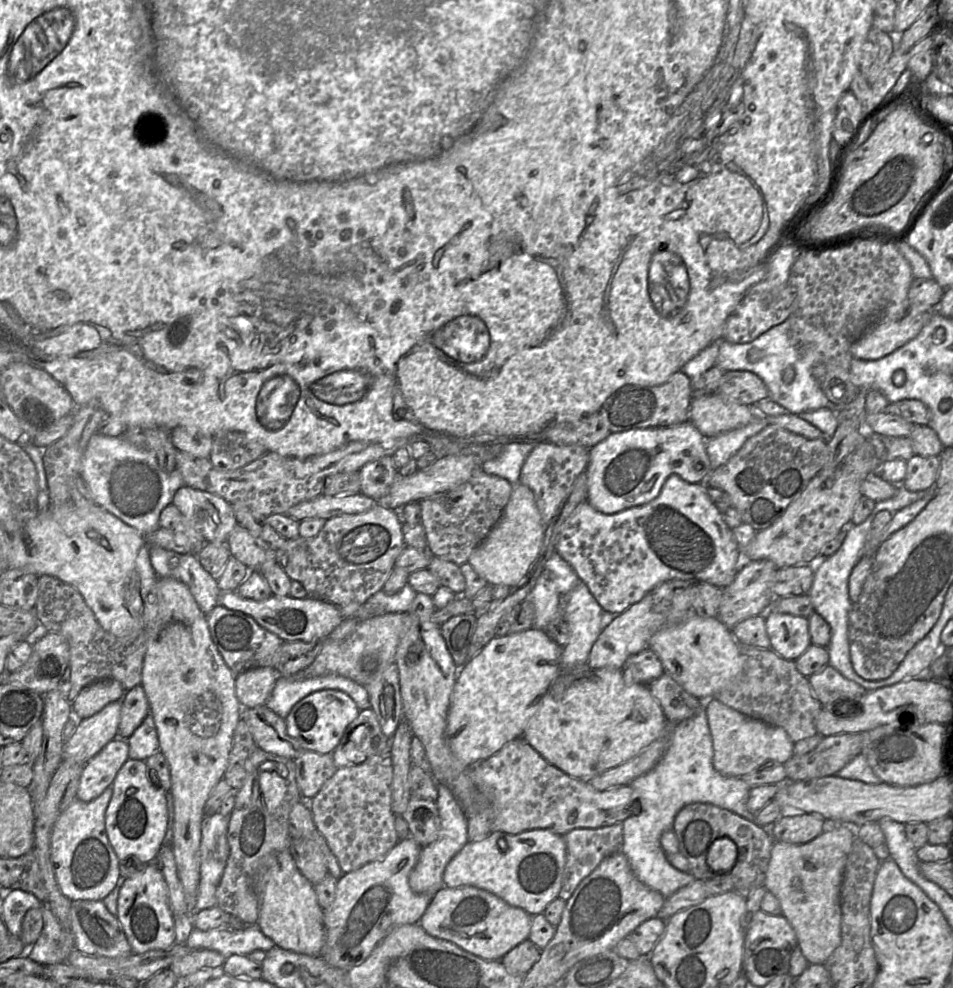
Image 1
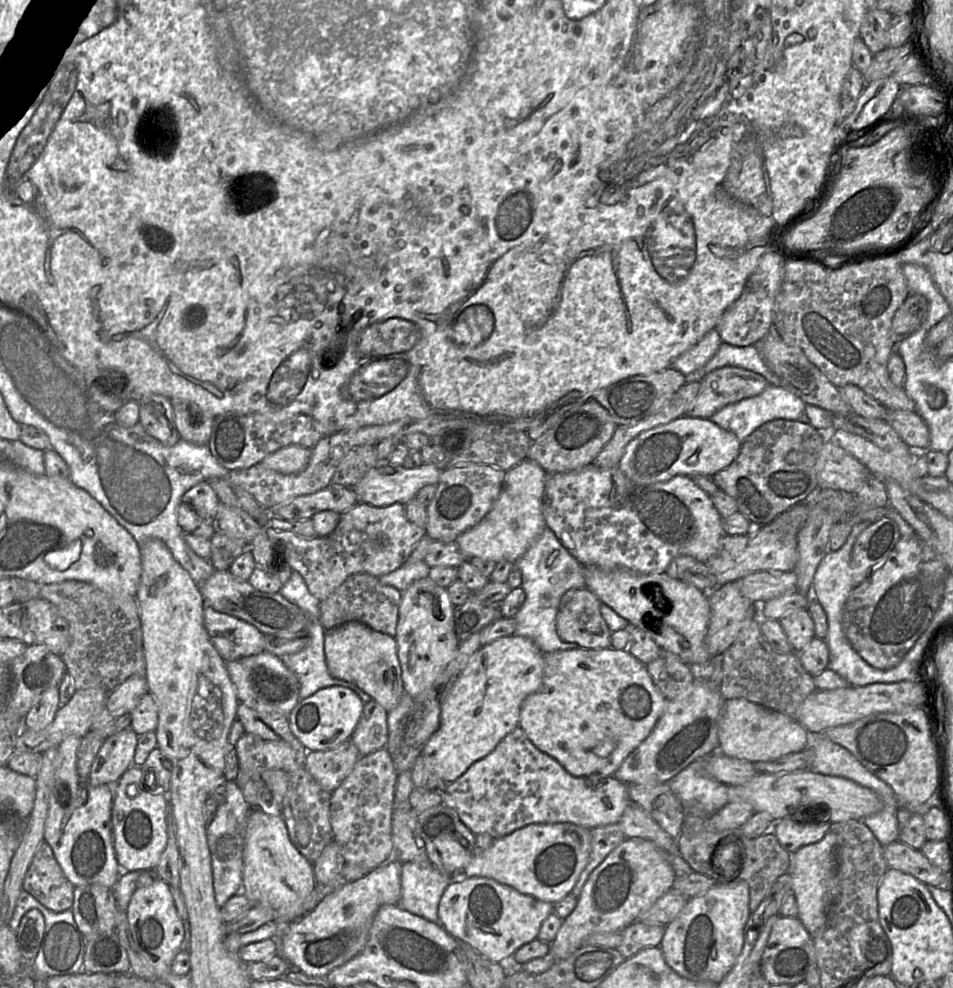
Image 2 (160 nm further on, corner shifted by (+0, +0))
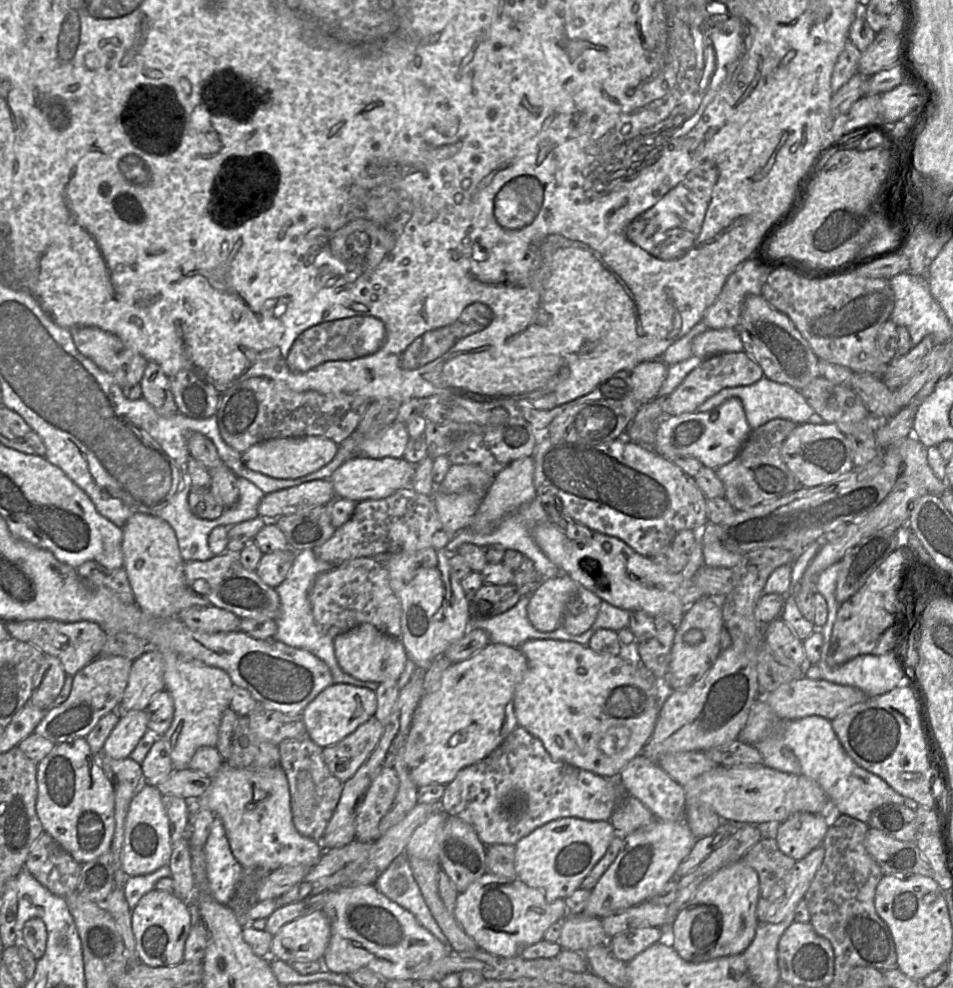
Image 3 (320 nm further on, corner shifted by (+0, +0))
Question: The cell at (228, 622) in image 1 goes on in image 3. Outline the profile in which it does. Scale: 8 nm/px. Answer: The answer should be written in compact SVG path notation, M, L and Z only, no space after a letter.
M208 606L205 608L186 608L179 612L178 618L191 630L205 633L240 631L241 618L232 612Z

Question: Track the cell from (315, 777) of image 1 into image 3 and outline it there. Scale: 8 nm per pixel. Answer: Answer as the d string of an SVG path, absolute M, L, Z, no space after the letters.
M373 716L340 742L323 748L330 772L344 784L375 750L383 732L384 724Z

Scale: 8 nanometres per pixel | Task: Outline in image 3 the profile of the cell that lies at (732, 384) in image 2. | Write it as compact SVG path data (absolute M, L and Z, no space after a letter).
M744 351L710 356L693 369L683 382L665 398L663 404L664 416L693 413L707 399L722 389L752 385L762 377L764 375L760 366Z

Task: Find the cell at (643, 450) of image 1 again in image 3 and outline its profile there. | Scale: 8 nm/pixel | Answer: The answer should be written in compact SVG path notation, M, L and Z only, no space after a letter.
M733 397L708 412L664 416L660 420L652 449L668 460L680 456L694 457L705 467L715 470L737 456L751 431L741 400Z

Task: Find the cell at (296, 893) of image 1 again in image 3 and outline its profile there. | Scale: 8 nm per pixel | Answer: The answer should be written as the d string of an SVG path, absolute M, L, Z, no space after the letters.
M224 761L206 791L192 802L193 812L208 809L220 817L234 857L243 868L314 867L325 852L321 842L303 836L294 823L289 783L280 765L262 769L234 768Z

